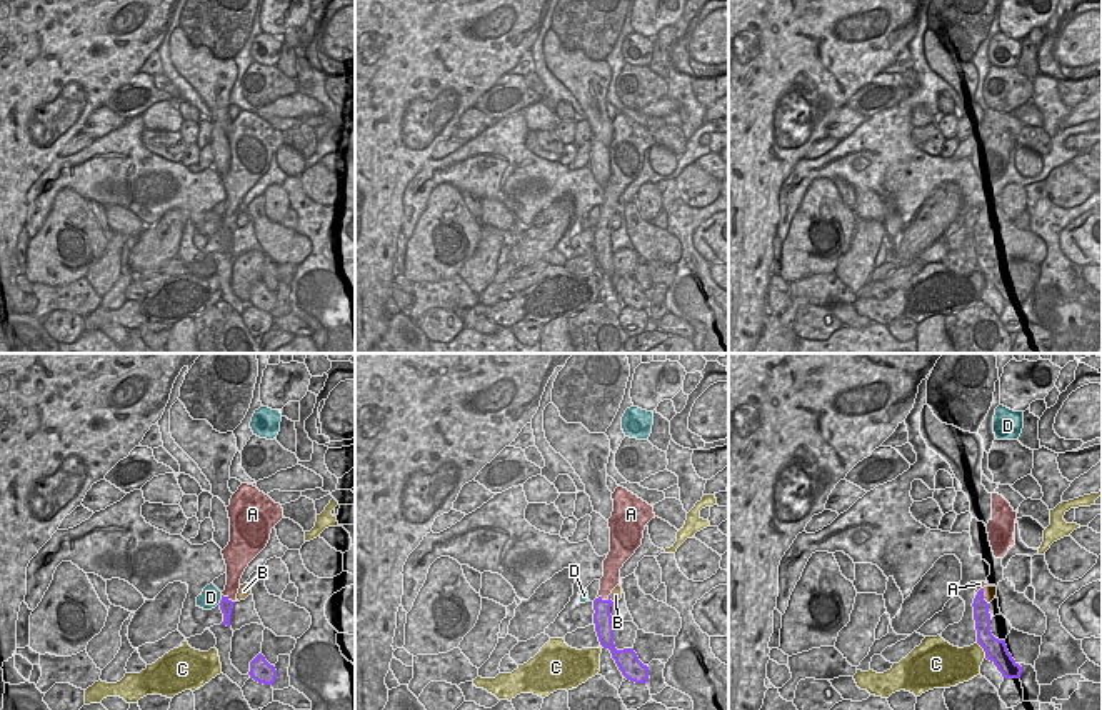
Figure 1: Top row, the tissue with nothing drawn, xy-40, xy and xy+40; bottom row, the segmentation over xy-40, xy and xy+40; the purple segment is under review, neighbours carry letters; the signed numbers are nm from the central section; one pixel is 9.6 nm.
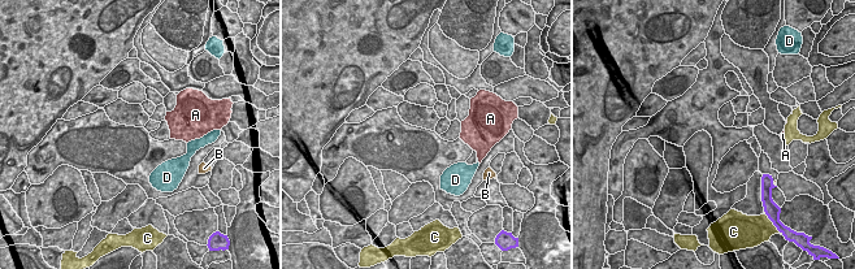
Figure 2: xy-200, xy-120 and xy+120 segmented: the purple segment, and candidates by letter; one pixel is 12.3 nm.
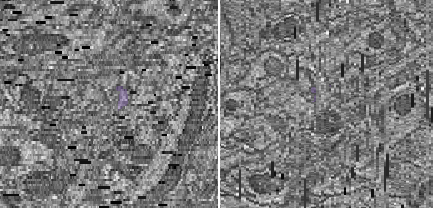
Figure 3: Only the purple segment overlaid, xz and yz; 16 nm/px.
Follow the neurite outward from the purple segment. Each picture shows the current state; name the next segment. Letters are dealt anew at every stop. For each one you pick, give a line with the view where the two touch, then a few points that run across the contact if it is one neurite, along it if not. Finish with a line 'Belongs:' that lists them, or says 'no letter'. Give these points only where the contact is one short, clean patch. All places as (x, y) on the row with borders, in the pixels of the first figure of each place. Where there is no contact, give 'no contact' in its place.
A: xy | xy (602, 619), (604, 600), (606, 585), (611, 579)
Belongs: A

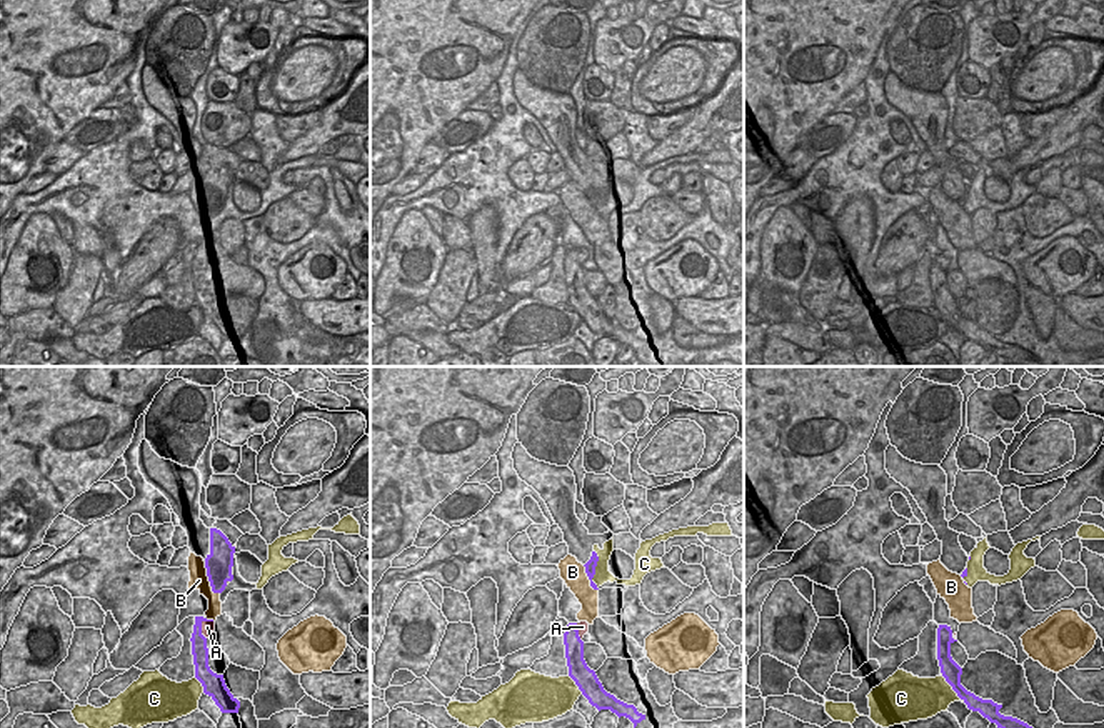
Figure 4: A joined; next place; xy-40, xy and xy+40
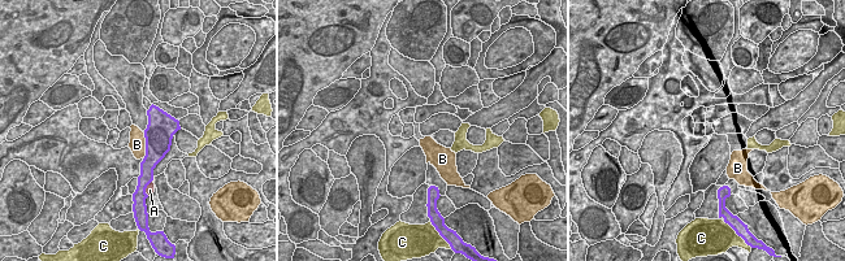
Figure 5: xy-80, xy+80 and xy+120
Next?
Belongs: no letter

